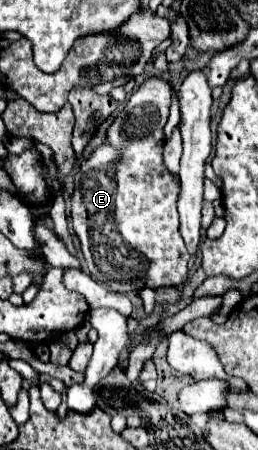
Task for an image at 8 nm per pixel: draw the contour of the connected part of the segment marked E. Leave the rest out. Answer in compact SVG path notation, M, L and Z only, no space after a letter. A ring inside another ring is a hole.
M149 77L131 95L123 111L117 115L115 123L107 131L107 141L93 151L93 155L81 163L75 175L75 193L71 197L71 219L73 229L83 241L83 255L89 273L95 281L101 281L117 293L141 291L143 287L161 289L177 287L187 279L189 253L185 249L183 237L179 233L179 179L173 177L163 167L163 125L169 117L169 107L173 99L173 89L169 81L161 77Z

